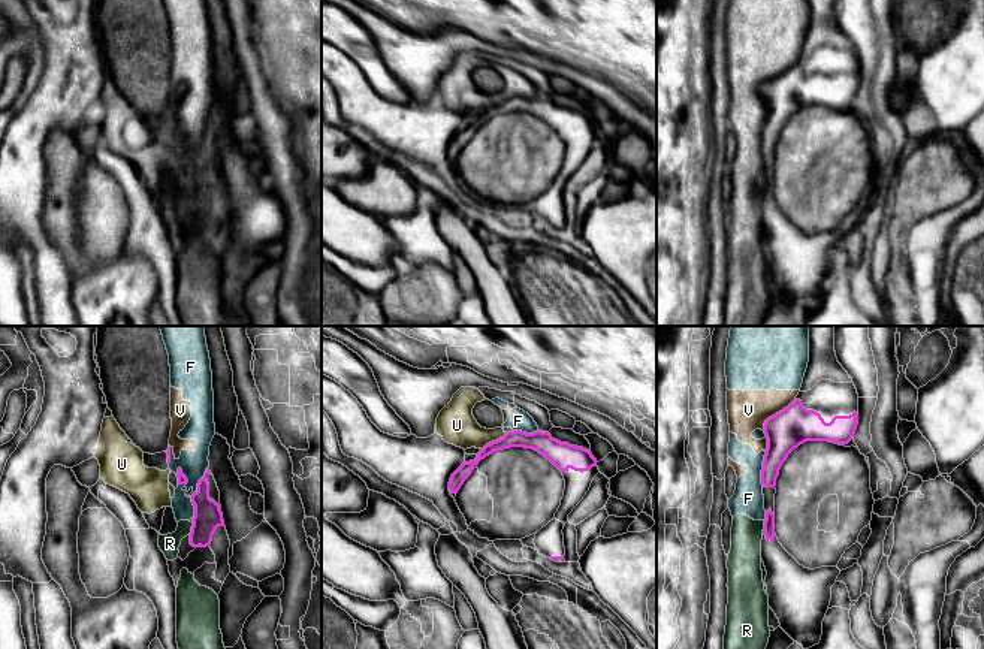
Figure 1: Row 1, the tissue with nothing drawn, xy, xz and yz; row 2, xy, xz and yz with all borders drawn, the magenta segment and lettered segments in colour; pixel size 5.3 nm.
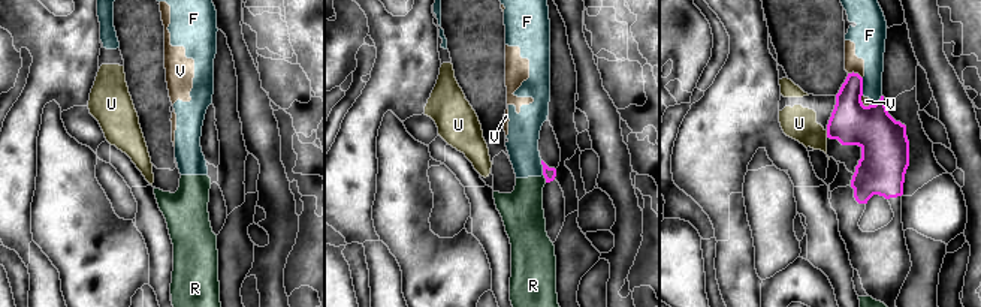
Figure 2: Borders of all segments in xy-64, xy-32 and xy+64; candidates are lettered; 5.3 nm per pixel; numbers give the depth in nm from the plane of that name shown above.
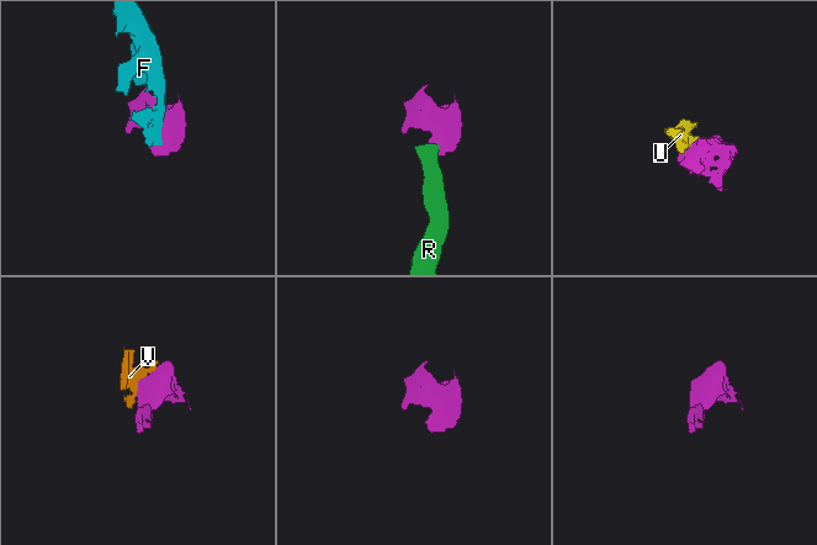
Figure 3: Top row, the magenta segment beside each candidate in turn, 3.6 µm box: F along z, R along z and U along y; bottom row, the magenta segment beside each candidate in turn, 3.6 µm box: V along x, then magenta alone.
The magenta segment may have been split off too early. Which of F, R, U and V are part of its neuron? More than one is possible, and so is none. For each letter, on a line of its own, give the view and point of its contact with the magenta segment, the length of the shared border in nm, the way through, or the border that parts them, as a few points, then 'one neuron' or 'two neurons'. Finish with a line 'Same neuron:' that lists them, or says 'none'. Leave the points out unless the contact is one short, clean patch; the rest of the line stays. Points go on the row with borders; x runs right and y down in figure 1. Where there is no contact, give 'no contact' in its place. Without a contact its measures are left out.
F: meets magenta in xy at (195, 492); contact 300 nm long; two neurons
R: meets magenta in xy at (192, 528); contact 80 nm long; two neurons
U: meets magenta in xz at (494, 441); contact 160 nm long; border along xz (506, 432), (482, 447); two neurons
V: meets magenta in yz at (775, 414); contact 220 nm long; border along yz (790, 403), (772, 414), (761, 429); two neurons
Same neuron: none

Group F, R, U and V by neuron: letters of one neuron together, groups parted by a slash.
F R U V

